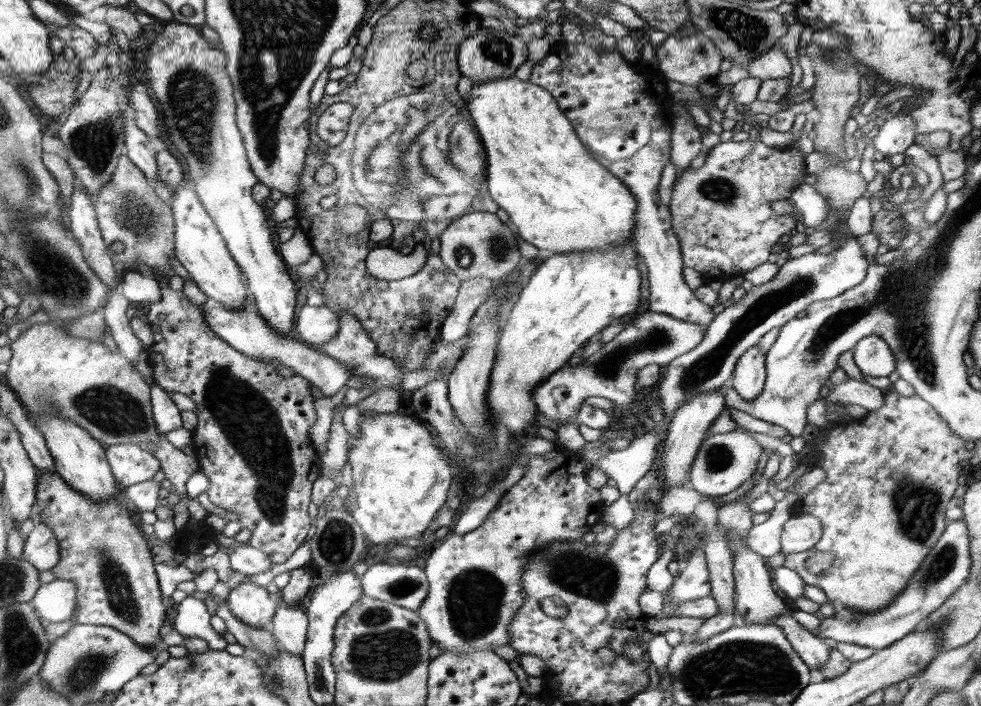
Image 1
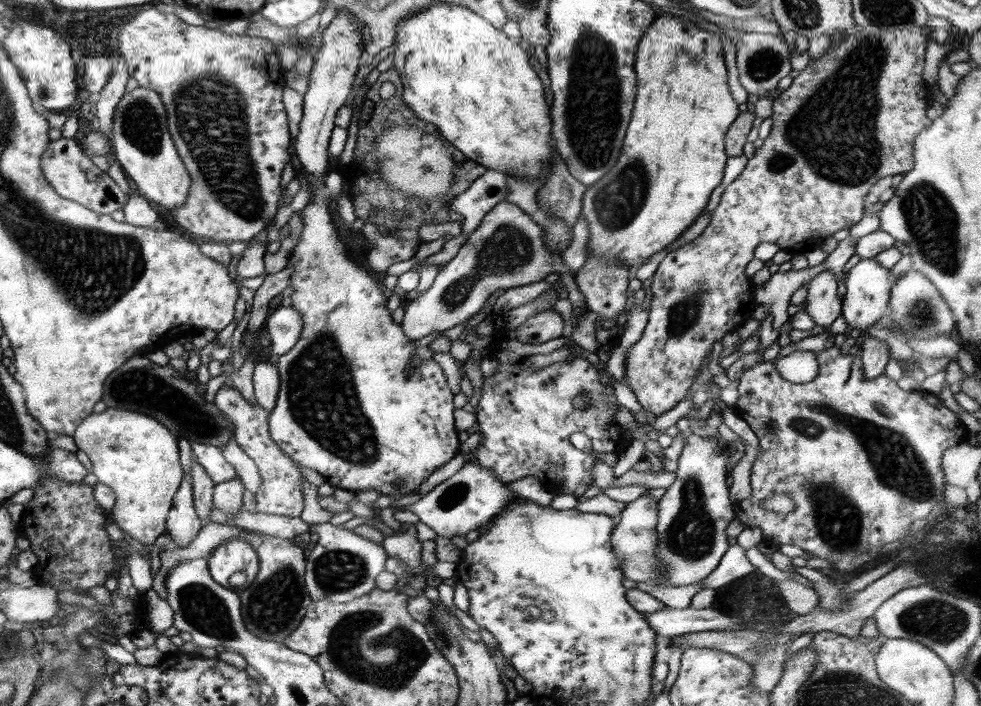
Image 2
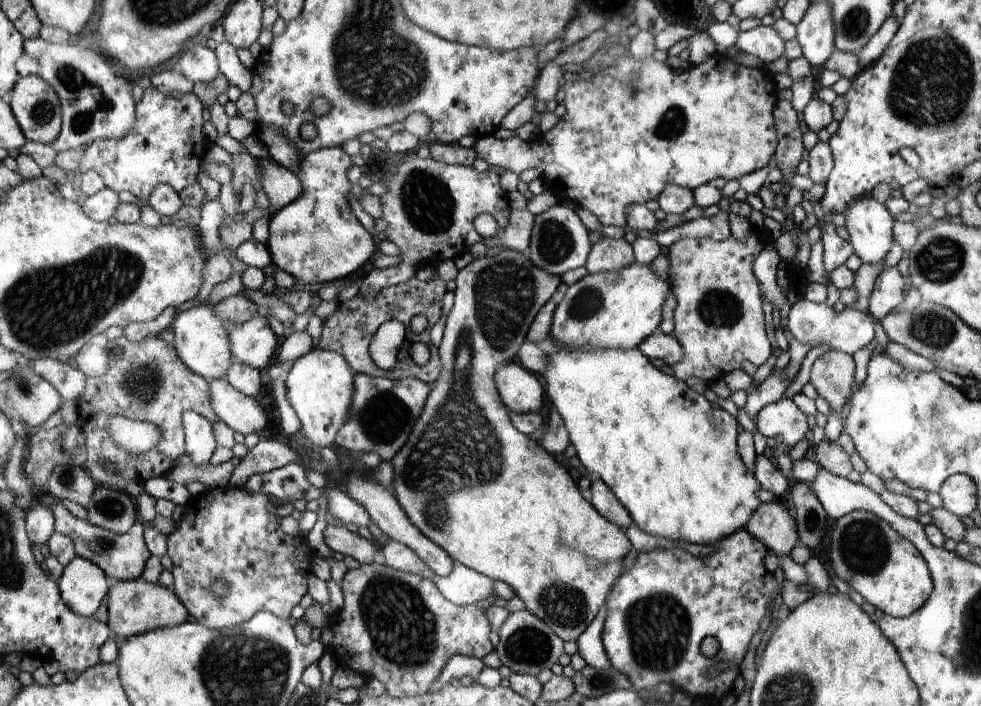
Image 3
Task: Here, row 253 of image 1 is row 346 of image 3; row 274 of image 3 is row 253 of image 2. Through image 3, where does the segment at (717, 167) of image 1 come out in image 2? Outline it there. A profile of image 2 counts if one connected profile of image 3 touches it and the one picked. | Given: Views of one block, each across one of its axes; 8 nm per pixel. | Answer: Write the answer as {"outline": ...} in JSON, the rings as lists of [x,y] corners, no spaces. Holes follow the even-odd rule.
{"outline":[[[868,26],[860,30],[849,31],[836,47],[828,47],[827,52],[810,63],[798,76],[792,79],[788,89],[780,93],[773,100],[773,113],[770,116],[773,120],[772,128],[764,139],[760,148],[755,150],[753,158],[748,159],[741,175],[729,184],[722,193],[720,204],[713,210],[709,218],[709,223],[692,242],[669,252],[658,265],[653,275],[651,284],[652,298],[649,306],[649,317],[645,330],[639,341],[632,346],[626,357],[625,371],[628,379],[628,386],[632,388],[638,403],[642,406],[649,419],[655,420],[658,416],[673,409],[687,395],[690,386],[696,380],[695,376],[704,362],[704,358],[711,354],[712,345],[717,340],[731,331],[734,331],[747,318],[750,318],[752,311],[757,304],[754,302],[754,285],[744,272],[748,262],[755,256],[754,251],[760,242],[773,242],[781,249],[788,249],[794,252],[805,254],[809,249],[818,247],[822,240],[828,238],[844,228],[854,226],[865,213],[863,209],[864,198],[875,186],[880,178],[904,174],[912,170],[914,166],[914,143],[915,138],[921,130],[931,125],[931,120],[926,116],[926,109],[930,105],[928,88],[922,79],[922,71],[925,66],[925,52],[928,38],[926,37],[926,27],[916,26],[913,30],[892,30],[881,29],[880,27]]]}

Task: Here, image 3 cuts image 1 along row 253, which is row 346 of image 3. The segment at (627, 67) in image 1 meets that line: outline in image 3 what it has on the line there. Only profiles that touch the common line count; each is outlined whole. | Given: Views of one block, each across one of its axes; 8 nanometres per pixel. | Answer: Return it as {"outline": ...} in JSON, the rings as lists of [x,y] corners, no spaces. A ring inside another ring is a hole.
{"outline":[[[660,330],[645,338],[637,349],[650,360],[663,360],[668,366],[678,364],[683,357],[683,348],[674,335],[668,335]]]}

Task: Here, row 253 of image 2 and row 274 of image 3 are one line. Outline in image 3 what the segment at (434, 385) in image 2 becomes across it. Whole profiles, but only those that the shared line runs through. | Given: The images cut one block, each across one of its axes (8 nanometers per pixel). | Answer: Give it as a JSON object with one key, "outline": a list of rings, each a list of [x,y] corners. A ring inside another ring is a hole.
{"outline":[[[341,146],[318,148],[305,156],[298,170],[294,174],[302,182],[302,196],[298,196],[294,202],[278,210],[270,216],[270,236],[266,244],[272,257],[272,263],[284,272],[288,272],[294,278],[302,280],[304,284],[322,284],[323,282],[338,281],[345,276],[354,275],[374,255],[378,248],[376,238],[370,235],[364,226],[358,221],[350,207],[347,195],[352,192],[352,184],[348,180],[348,170],[352,168],[350,155]]]}

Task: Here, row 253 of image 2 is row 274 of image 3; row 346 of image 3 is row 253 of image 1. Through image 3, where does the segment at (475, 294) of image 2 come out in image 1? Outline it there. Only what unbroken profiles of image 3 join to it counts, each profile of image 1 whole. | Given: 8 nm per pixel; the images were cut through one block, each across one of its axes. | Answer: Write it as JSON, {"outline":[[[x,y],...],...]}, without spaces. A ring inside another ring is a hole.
{"outline":[[[475,211],[454,218],[439,236],[440,258],[449,272],[455,274],[461,282],[467,278],[482,277],[503,285],[512,270],[518,269],[524,259],[520,255],[516,242],[517,231],[512,225],[504,225],[496,213]]]}

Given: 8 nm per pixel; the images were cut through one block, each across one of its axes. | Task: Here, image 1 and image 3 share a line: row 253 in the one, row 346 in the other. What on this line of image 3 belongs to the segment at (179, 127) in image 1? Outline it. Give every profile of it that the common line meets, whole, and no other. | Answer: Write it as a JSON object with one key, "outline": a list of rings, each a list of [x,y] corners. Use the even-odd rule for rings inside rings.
{"outline":[[[260,309],[244,324],[226,323],[226,327],[234,359],[260,372],[272,365],[279,349],[278,337],[270,328],[263,310]]]}

